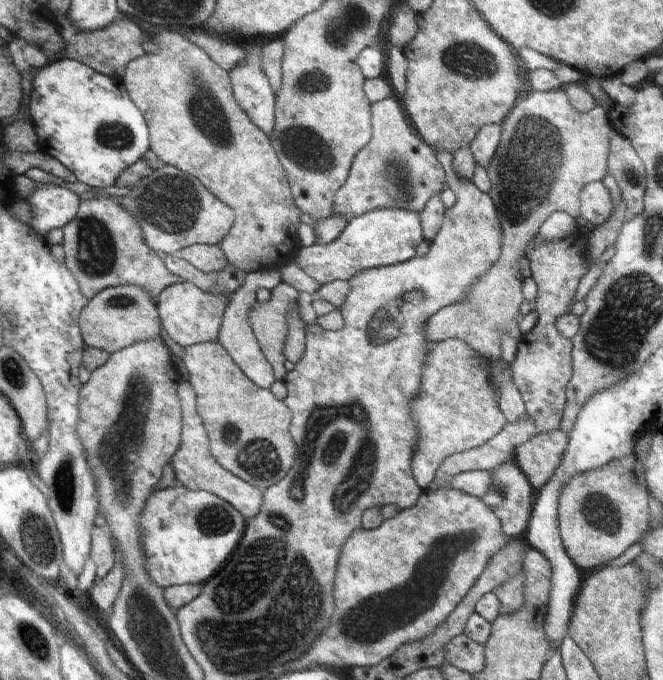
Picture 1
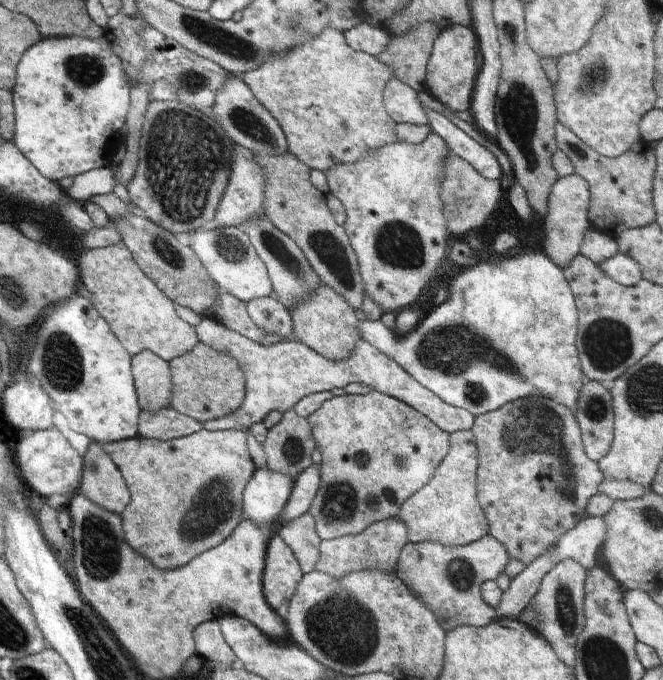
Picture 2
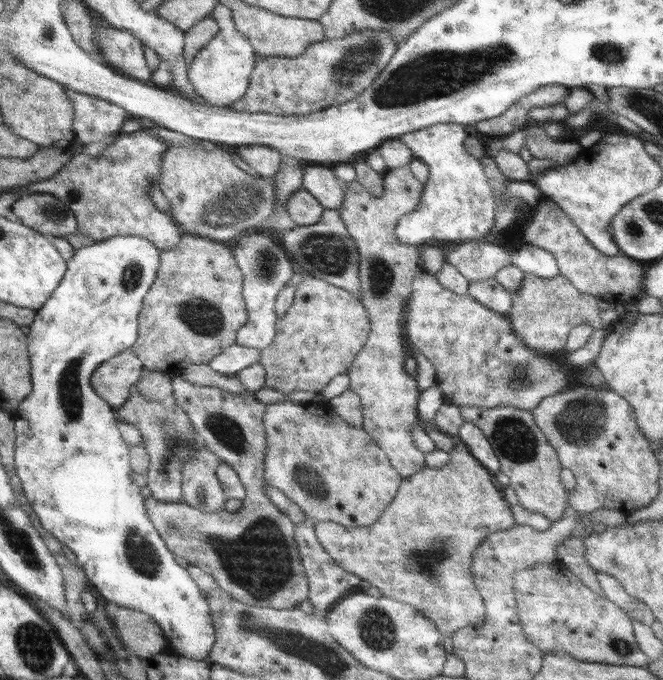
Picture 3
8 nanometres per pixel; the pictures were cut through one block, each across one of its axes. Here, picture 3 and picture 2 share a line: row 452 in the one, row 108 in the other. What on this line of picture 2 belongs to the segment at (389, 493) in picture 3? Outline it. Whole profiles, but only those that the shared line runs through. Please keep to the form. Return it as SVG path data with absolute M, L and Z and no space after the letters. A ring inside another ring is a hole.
M330 27L323 28L317 37L315 35L311 36L309 41L297 45L286 53L276 53L270 59L266 59L260 68L248 71L240 77L254 93L254 96L262 103L262 106L278 121L280 128L282 128L287 138L289 152L312 170L318 169L319 171L326 172L338 163L353 163L358 159L366 157L369 151L400 142L396 132L397 124L389 117L385 109L385 104L383 103L383 92L386 83L389 80L396 79L395 74L391 71L390 67L380 62L375 56L350 48L345 41L345 36L336 29Z

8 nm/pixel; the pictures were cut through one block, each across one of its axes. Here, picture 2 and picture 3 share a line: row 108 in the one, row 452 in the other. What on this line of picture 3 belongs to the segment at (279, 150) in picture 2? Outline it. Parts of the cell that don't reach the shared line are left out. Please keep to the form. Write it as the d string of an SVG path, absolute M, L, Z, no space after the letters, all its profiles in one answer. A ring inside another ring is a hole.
M180 374L171 375L171 383L173 386L173 397L175 401L178 402L178 406L182 407L182 410L188 415L192 426L194 427L195 433L197 434L198 441L202 445L218 455L223 462L226 462L232 470L236 472L240 480L243 480L247 484L247 496L243 501L243 505L238 512L229 513L226 509L219 510L218 512L202 512L185 504L181 503L170 503L170 502L161 502L153 497L146 498L146 514L150 519L150 523L154 526L154 529L158 532L158 535L166 543L166 546L176 555L186 558L189 564L201 568L204 572L211 574L212 578L216 581L216 584L219 588L224 589L227 594L230 594L231 598L238 600L239 602L245 603L246 605L251 606L260 606L260 607L270 607L278 610L288 610L300 606L302 602L309 598L309 584L305 575L304 567L302 566L302 559L298 550L298 545L294 536L294 524L291 520L284 514L276 505L270 502L270 498L266 498L264 494L264 460L266 456L266 431L263 423L263 415L265 414L266 405L260 403L258 399L254 396L255 388L248 388L244 392L239 392L239 394L234 394L233 392L228 392L220 387L216 388L215 386L200 386L198 384L189 383L187 380L184 380Z

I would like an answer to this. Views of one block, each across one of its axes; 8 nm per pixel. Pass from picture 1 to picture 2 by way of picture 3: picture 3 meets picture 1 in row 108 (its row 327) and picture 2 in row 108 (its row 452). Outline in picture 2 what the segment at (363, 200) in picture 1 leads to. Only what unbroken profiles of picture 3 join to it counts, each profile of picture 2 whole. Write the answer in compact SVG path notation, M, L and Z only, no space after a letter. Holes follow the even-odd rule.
M389 80L383 92L383 103L389 117L398 123L429 124L425 110L418 100L418 93L405 82Z

